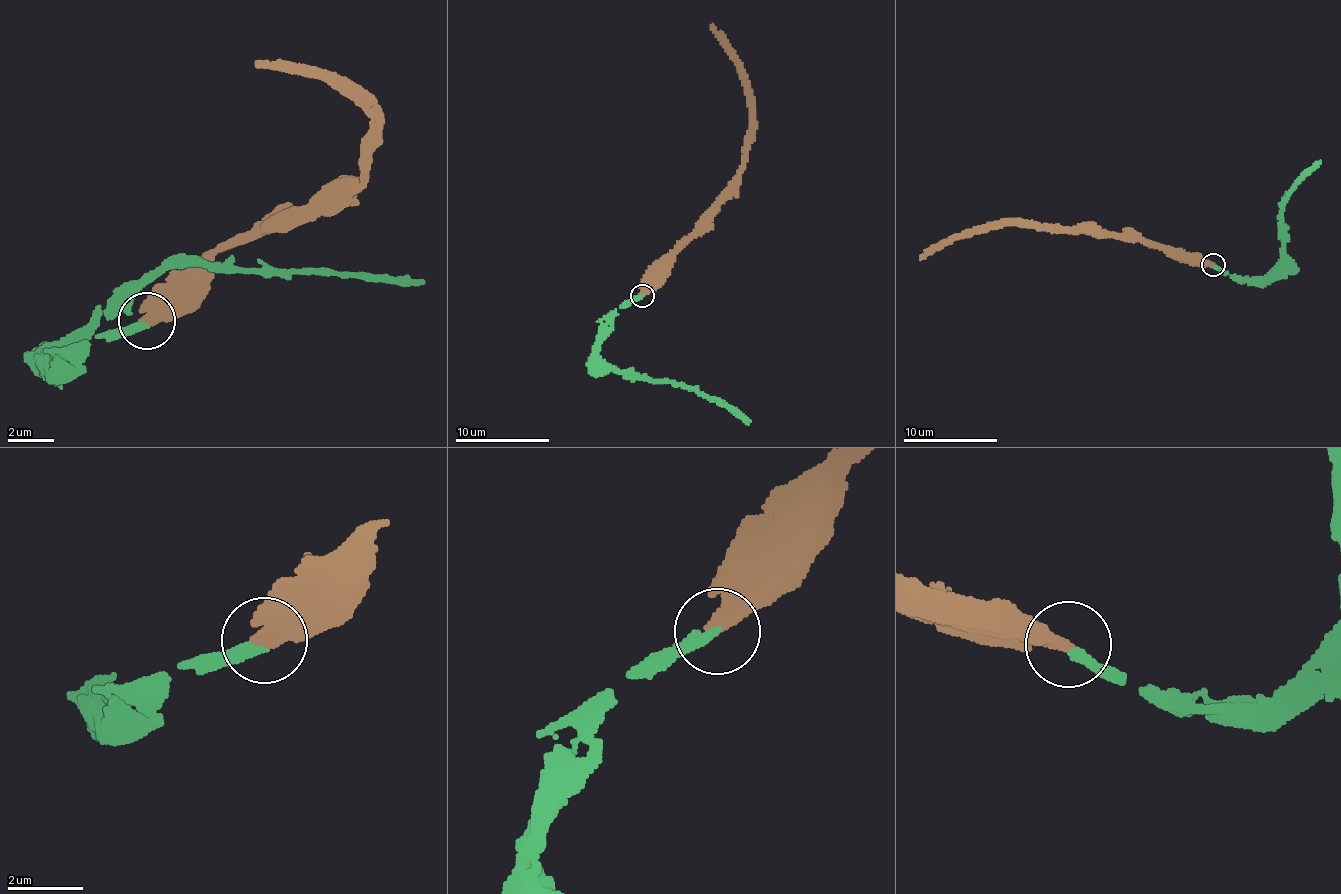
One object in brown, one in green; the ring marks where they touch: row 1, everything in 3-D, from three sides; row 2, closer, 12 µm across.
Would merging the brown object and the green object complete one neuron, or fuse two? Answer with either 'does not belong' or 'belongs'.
belongs

